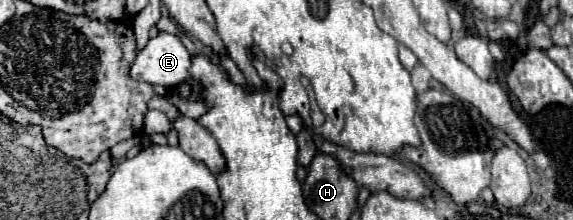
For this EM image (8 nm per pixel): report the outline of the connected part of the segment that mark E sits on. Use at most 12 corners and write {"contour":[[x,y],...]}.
{"contour":[[169,33],[149,39],[131,77],[175,87],[189,77],[191,55]]}

